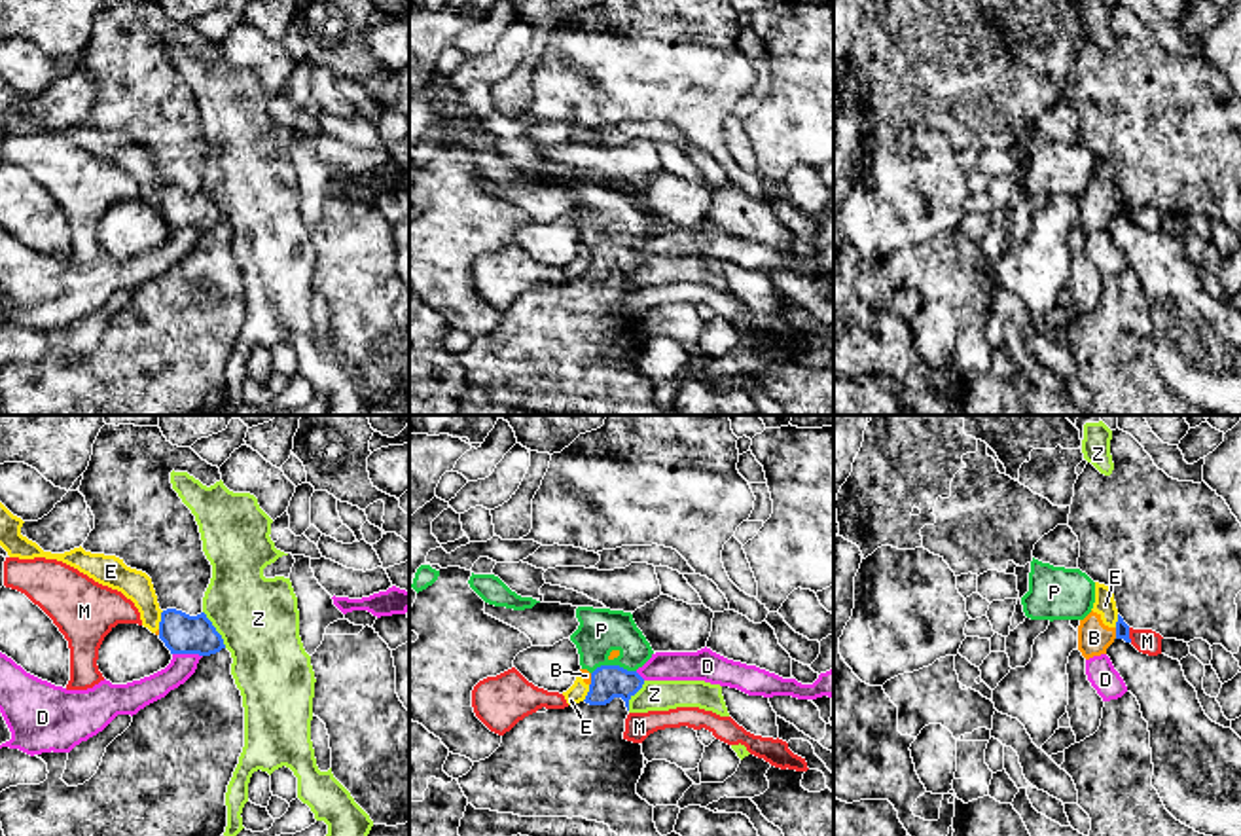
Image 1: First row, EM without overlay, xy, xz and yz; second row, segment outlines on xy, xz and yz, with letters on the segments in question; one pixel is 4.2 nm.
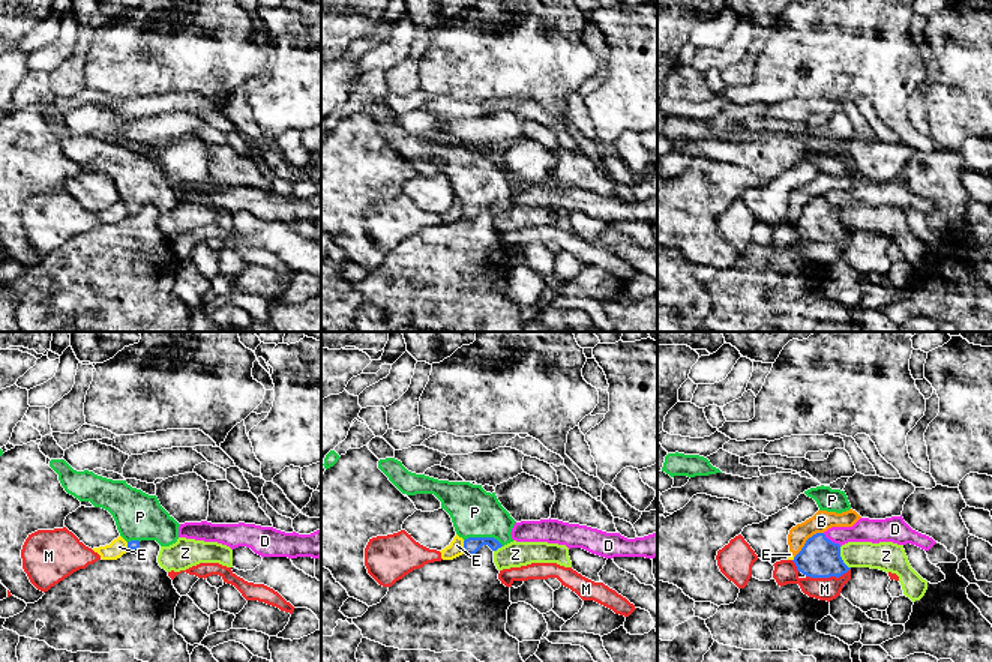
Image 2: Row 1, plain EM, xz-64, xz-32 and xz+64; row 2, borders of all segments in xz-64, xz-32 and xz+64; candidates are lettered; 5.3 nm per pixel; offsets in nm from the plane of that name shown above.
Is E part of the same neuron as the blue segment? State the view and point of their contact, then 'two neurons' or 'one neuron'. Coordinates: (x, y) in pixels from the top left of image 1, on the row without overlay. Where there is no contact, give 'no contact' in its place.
contact xy (161, 196); two neurons

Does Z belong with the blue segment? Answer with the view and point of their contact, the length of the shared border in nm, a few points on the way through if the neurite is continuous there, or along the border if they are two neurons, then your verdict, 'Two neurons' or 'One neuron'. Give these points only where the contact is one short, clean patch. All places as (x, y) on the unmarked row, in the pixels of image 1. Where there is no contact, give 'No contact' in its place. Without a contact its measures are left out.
Touches blue at xy (215, 205). Shared border 190 nm. Boundary: xy (203, 186), (226, 222). Two neurons

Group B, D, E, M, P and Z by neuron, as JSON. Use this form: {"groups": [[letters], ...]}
{"groups": [["B", "E"], ["D"], ["M"], ["P"], ["Z"]]}

